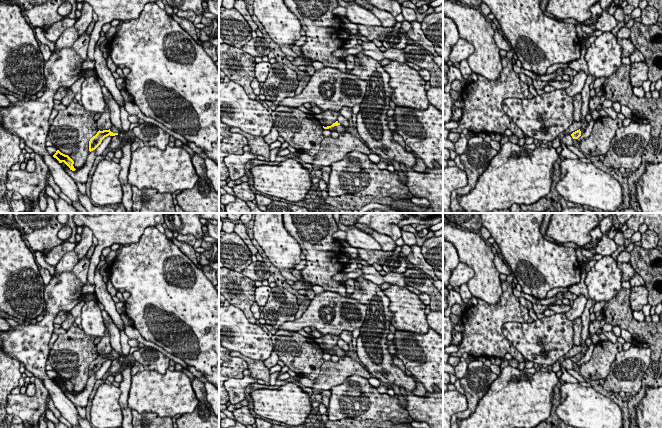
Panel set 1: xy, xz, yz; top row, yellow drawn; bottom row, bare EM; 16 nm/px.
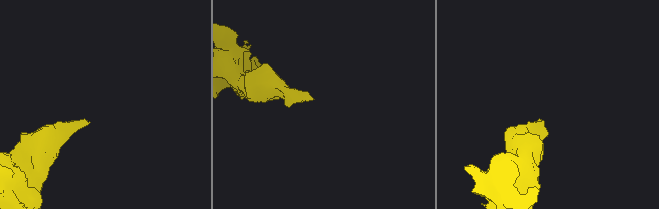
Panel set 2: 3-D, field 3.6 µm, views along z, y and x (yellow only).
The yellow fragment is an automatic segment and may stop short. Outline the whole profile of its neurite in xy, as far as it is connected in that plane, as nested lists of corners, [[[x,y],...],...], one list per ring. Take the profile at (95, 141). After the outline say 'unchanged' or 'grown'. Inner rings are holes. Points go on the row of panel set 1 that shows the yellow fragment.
[[[114,125],[109,130],[98,131],[95,136],[93,136],[89,141],[89,151],[95,150],[102,142],[102,140],[107,136],[115,136],[120,133],[120,130],[117,129]]] | grown

